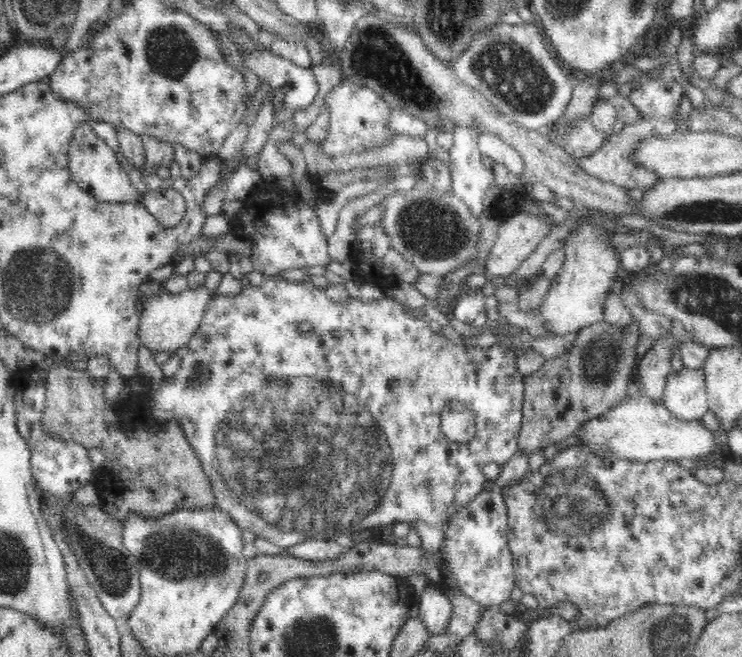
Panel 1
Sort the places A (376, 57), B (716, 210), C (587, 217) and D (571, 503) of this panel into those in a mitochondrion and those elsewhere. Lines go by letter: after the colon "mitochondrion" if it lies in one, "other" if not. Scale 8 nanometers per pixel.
A: mitochondrion
B: mitochondrion
C: other
D: mitochondrion

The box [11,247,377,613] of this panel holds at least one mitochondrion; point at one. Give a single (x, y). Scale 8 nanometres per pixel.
(178, 553)

